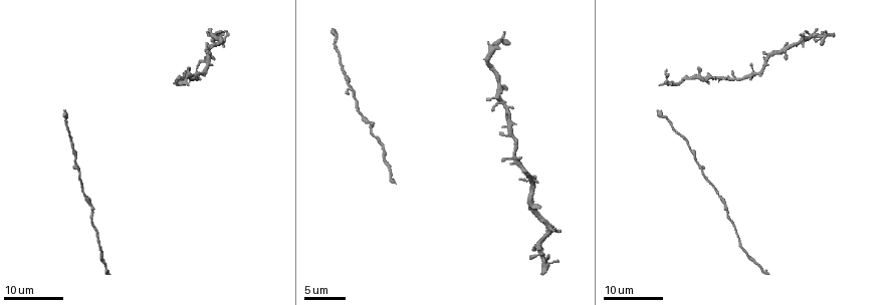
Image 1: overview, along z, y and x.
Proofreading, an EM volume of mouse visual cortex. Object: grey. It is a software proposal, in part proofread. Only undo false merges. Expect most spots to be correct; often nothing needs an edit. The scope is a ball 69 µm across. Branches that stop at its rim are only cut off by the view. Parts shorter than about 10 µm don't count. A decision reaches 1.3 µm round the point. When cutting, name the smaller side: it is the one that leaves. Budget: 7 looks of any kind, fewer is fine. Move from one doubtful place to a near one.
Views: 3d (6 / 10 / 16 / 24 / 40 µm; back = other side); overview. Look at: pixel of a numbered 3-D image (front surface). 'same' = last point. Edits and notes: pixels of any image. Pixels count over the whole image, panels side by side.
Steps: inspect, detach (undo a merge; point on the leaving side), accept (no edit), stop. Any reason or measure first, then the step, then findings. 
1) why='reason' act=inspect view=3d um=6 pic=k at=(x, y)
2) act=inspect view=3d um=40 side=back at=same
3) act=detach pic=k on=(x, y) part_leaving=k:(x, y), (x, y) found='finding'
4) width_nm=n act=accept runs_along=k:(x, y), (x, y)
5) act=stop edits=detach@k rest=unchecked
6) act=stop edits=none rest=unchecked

why='three-way junction' act=inspect view=3d um=16 pic=1 at=(530, 206)

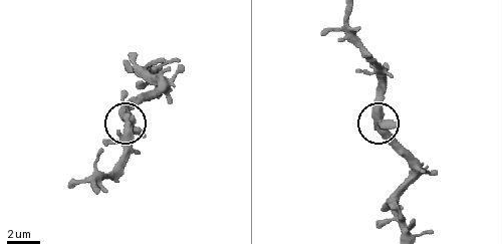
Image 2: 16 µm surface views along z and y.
act=inspect view=3d um=10 pic=2 at=(380, 121)

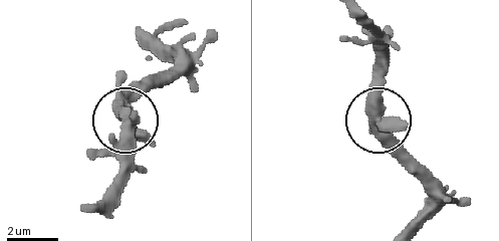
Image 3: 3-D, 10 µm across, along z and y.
width_nm=410 act=accept found='continuous, no second neuron'

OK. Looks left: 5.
act=inspect view=3d um=24 pic=1 at=(746, 76)

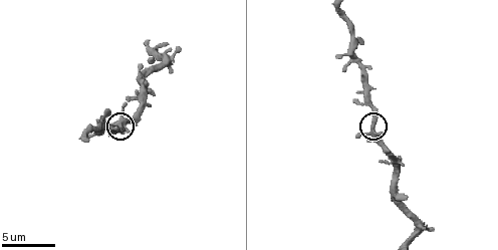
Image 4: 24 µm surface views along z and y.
act=inspect view=3d um=6 pic=4 at=(374, 125)

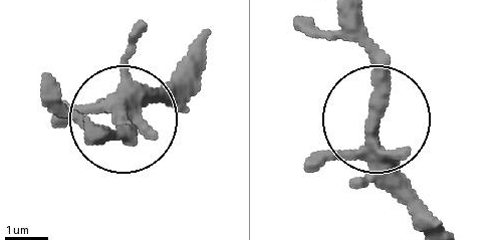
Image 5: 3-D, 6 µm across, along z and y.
act=inspect view=3d um=6 side=back pic=5 at=(119, 120)

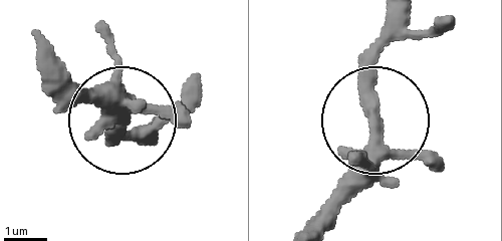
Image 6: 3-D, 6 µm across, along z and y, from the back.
arms=4 act=accept found='one neuron here'

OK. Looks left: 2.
act=inspect view=3d um=16 pic=1 at=(336, 35)

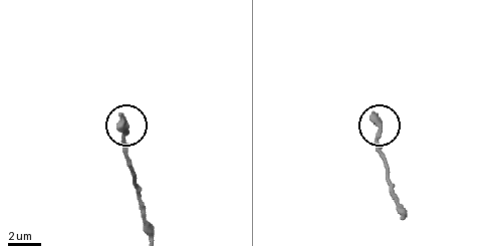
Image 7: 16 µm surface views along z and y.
why='zoom in' act=inspect view=3d um=6 pic=7 at=(126, 121)

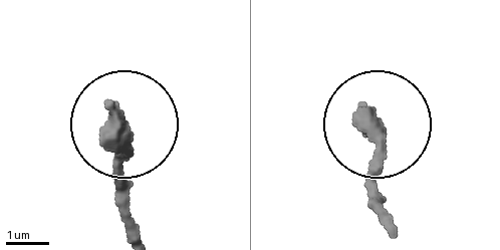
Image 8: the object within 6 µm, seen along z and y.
width_nm=570 act=accept runs_along=8:(127, 119), (119, 192) found='all the same neuron'

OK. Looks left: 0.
act=stop edits=none rest=unchecked

